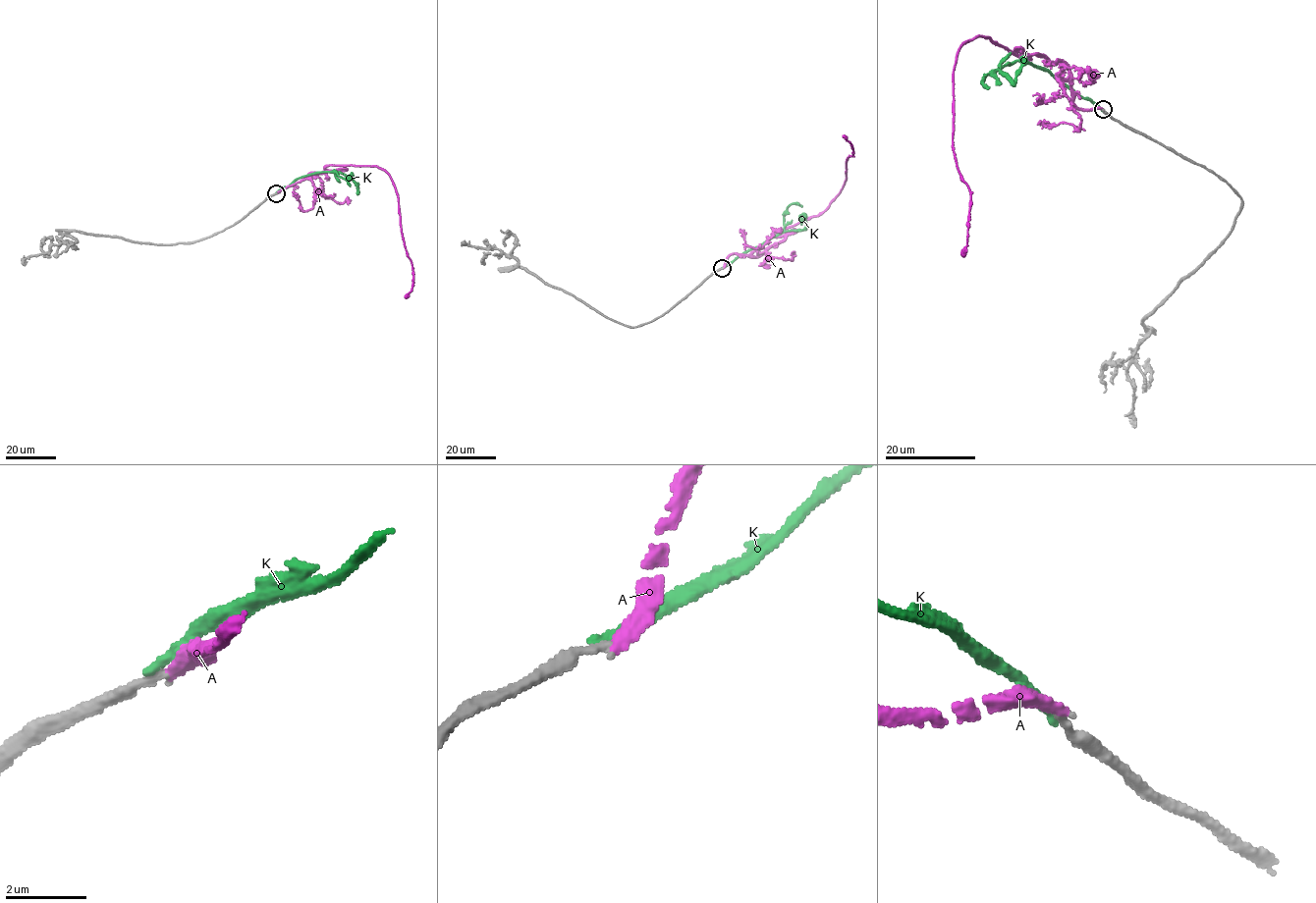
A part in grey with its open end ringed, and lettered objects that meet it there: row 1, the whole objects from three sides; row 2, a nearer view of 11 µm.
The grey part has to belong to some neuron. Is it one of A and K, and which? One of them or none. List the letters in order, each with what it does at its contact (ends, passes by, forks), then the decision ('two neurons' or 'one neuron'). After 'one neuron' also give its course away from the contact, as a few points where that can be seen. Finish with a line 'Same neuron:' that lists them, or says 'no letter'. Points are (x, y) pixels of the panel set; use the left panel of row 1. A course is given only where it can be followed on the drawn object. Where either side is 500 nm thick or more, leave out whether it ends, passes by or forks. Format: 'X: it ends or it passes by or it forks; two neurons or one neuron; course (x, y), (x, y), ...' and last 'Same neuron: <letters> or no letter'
A: it ends; one neuron; course (276, 193), (309, 174), (335, 172), (325, 168), (332, 165), (385, 171), (412, 269), (406, 297)
K: it ends; two neurons
Same neuron: A

